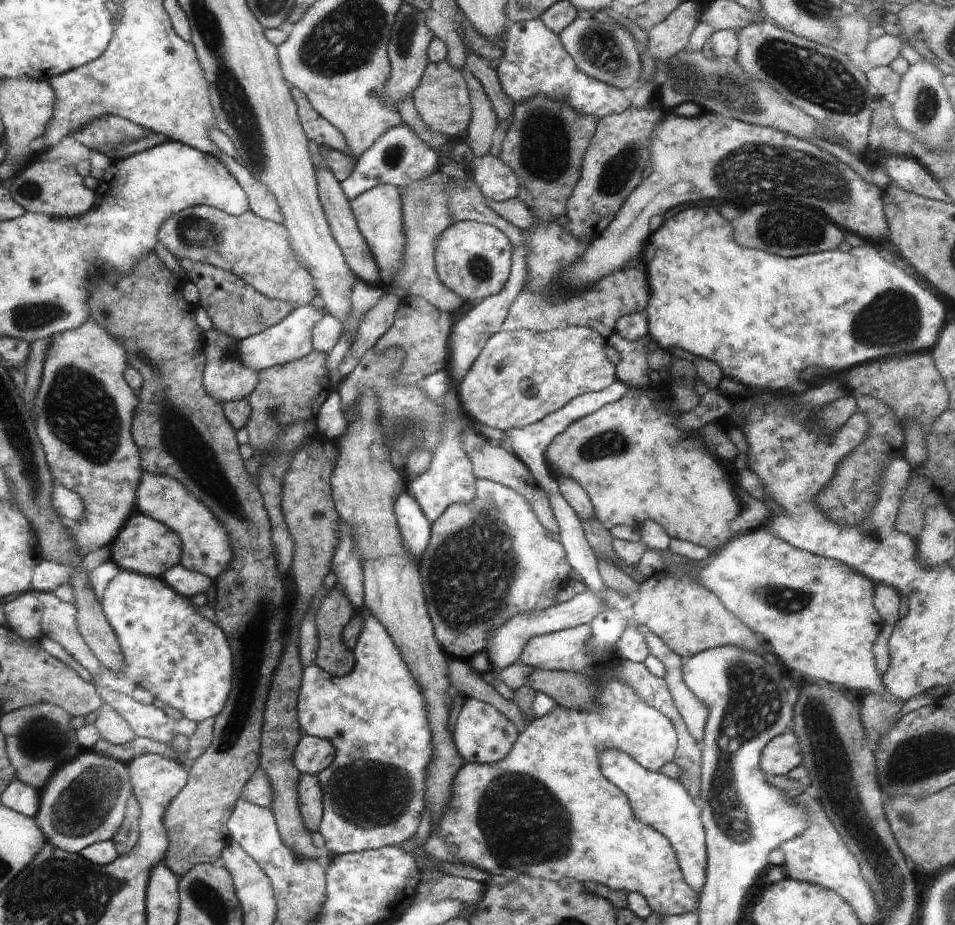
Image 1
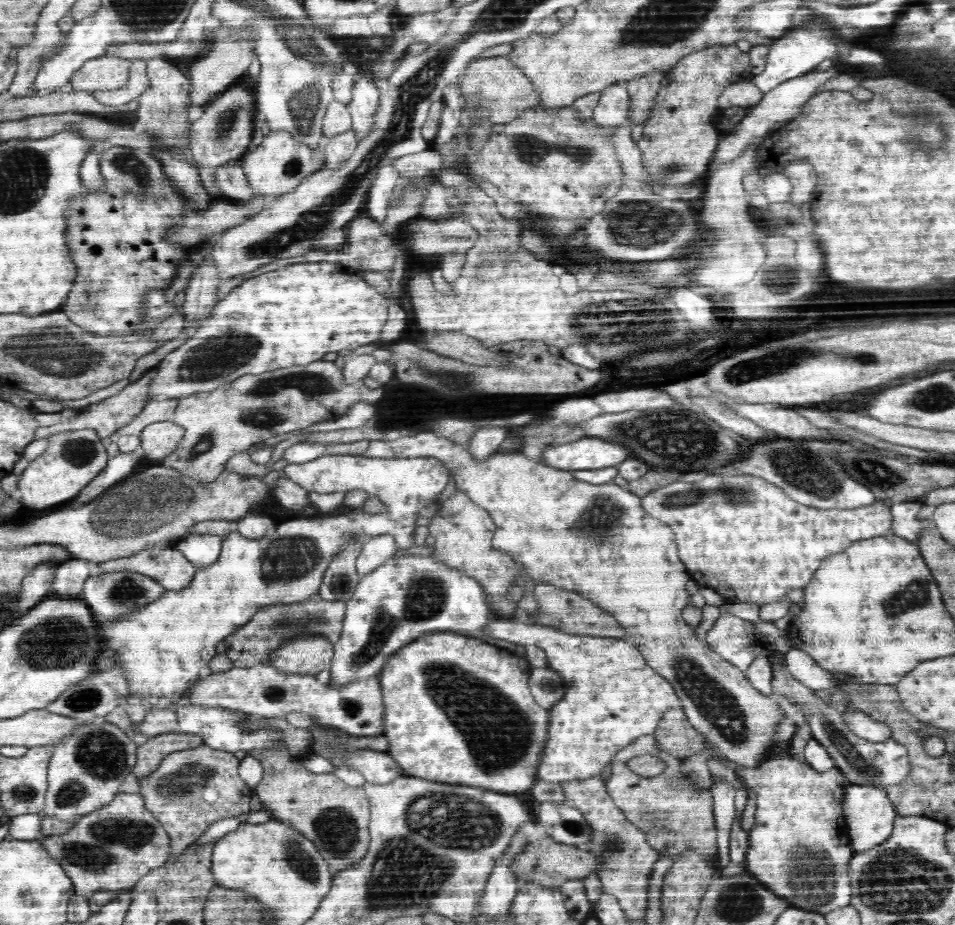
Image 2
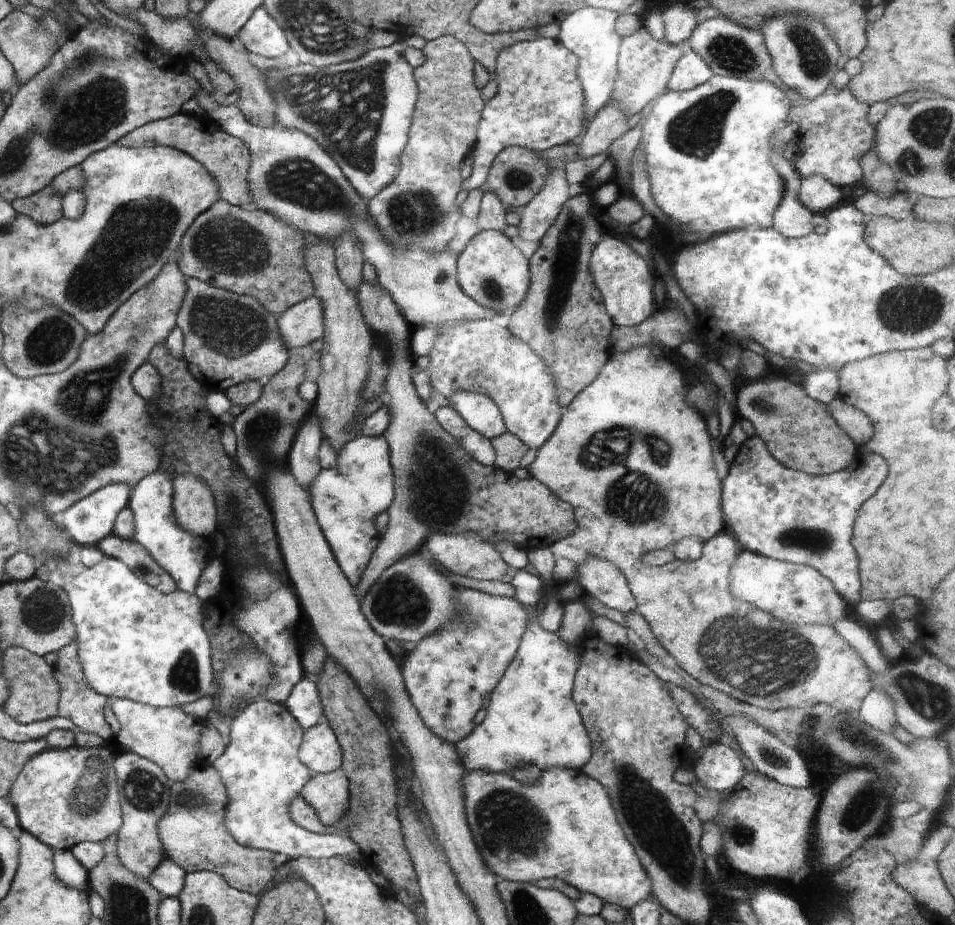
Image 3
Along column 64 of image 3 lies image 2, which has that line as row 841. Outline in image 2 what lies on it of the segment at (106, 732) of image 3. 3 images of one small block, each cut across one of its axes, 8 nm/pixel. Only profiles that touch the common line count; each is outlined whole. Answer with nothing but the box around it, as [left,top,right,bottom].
[605,735,719,860]

